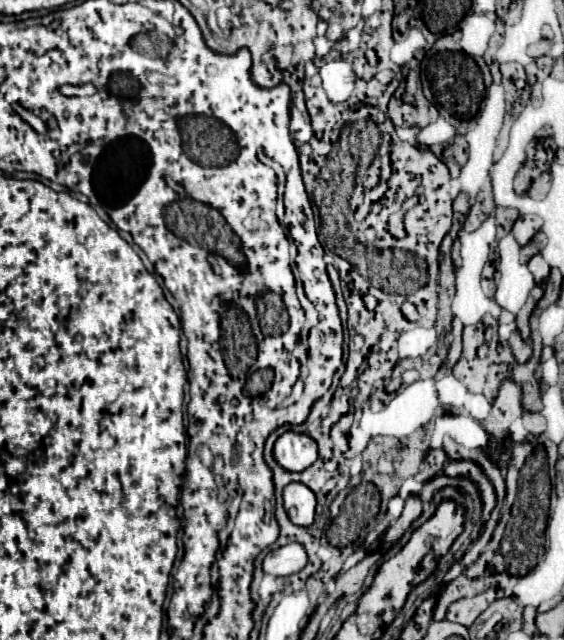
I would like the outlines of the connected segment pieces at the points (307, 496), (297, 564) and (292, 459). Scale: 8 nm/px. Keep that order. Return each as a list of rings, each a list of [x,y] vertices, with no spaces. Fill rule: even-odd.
[[[300,482],[288,484],[282,492],[282,500],[284,500],[284,510],[292,524],[310,526],[314,522],[316,498],[308,486],[304,486]]]
[[[286,544],[282,548],[276,548],[272,550],[264,562],[262,562],[262,568],[266,574],[272,574],[272,576],[290,576],[290,574],[296,574],[300,572],[308,562],[308,556],[302,548],[302,544]]]
[[[286,432],[274,444],[276,462],[288,472],[302,472],[318,458],[316,442],[308,434]]]

